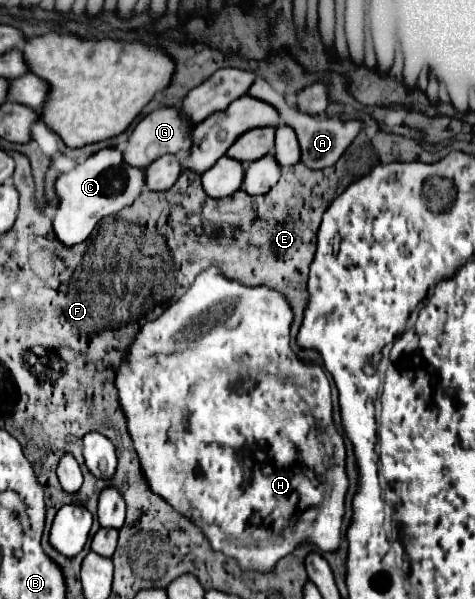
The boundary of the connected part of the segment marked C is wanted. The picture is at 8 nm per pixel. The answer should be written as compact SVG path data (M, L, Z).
M104 148L82 164L76 164L70 172L60 174L54 182L54 190L58 196L58 210L54 214L52 228L56 238L70 248L84 242L104 216L116 214L134 202L134 198L144 190L144 172L122 164L118 150Z

